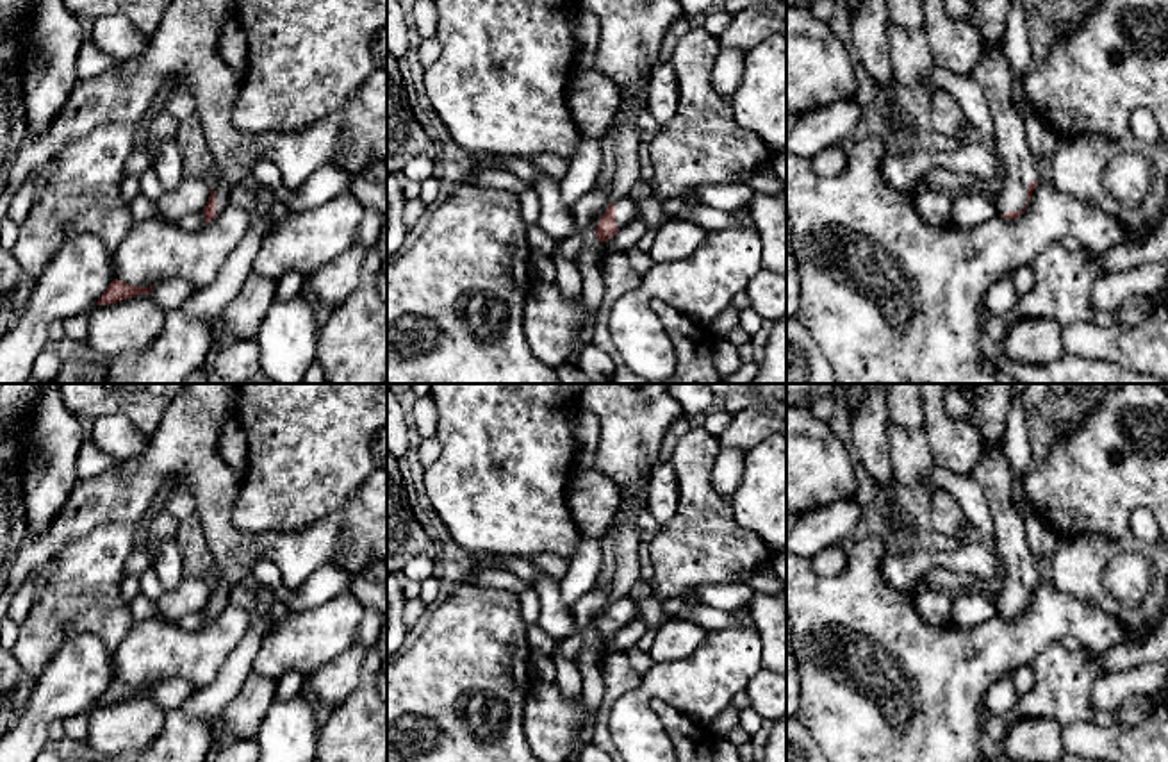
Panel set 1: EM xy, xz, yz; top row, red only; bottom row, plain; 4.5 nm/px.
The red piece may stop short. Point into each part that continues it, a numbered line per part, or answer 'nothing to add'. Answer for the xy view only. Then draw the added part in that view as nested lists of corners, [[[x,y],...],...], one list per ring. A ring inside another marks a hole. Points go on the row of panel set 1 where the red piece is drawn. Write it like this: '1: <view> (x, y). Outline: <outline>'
1: xy (182, 49). Outline: [[[173,0],[141,55],[77,82],[46,132],[21,145],[7,187],[16,193],[59,150],[100,125],[137,125],[168,80],[189,86],[196,96],[196,114],[214,159],[216,214],[228,207],[230,191],[260,159],[271,161],[291,189],[301,187],[323,166],[337,166],[353,177],[374,162],[387,162],[383,68],[342,109],[312,127],[264,134],[235,130],[232,109],[241,77],[216,50],[230,18],[228,0]]]

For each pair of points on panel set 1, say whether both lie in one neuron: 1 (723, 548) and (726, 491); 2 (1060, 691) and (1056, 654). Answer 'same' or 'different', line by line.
1: different
2: same

